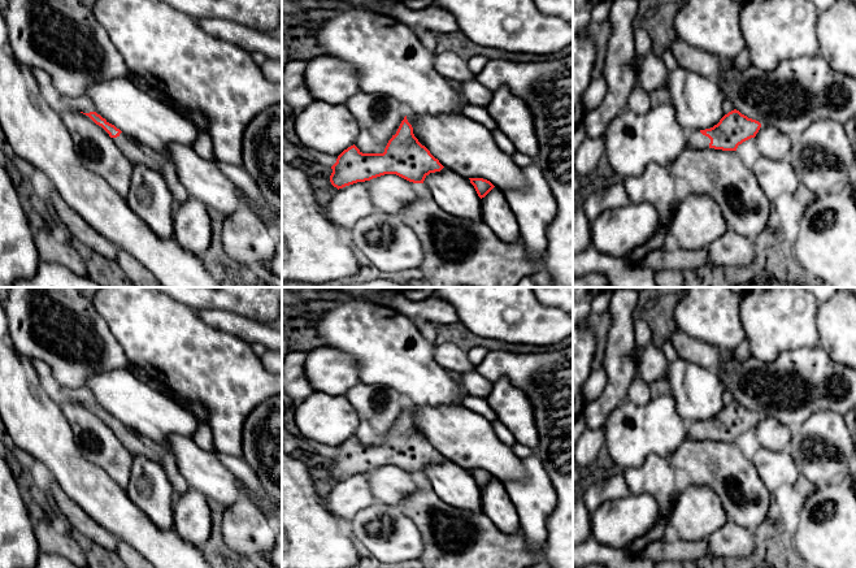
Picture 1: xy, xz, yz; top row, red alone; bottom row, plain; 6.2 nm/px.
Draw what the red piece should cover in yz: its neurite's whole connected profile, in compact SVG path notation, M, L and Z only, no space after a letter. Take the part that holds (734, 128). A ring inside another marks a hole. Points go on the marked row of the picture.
M734 109L725 114L713 127L690 133L688 144L694 149L736 151L739 144L755 138L760 127L759 121L748 118Z

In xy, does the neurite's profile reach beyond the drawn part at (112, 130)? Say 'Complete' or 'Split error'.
Split error

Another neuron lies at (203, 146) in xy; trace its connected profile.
M197 126L196 130L197 130L197 136L195 143L192 144L192 148L200 157L212 162L217 162L210 135L208 134L208 131L201 130Z

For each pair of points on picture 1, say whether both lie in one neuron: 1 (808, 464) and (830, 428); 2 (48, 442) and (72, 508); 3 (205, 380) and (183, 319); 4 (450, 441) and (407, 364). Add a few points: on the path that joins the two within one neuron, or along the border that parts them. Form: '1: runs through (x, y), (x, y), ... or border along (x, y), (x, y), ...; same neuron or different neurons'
1: runs through (817, 455), (821, 451), (825, 437); same neuron
2: border along (64, 491), (90, 517); different neurons
3: runs through (198, 364), (183, 350), (183, 334); same neuron
4: border along (407, 402), (460, 406); different neurons

